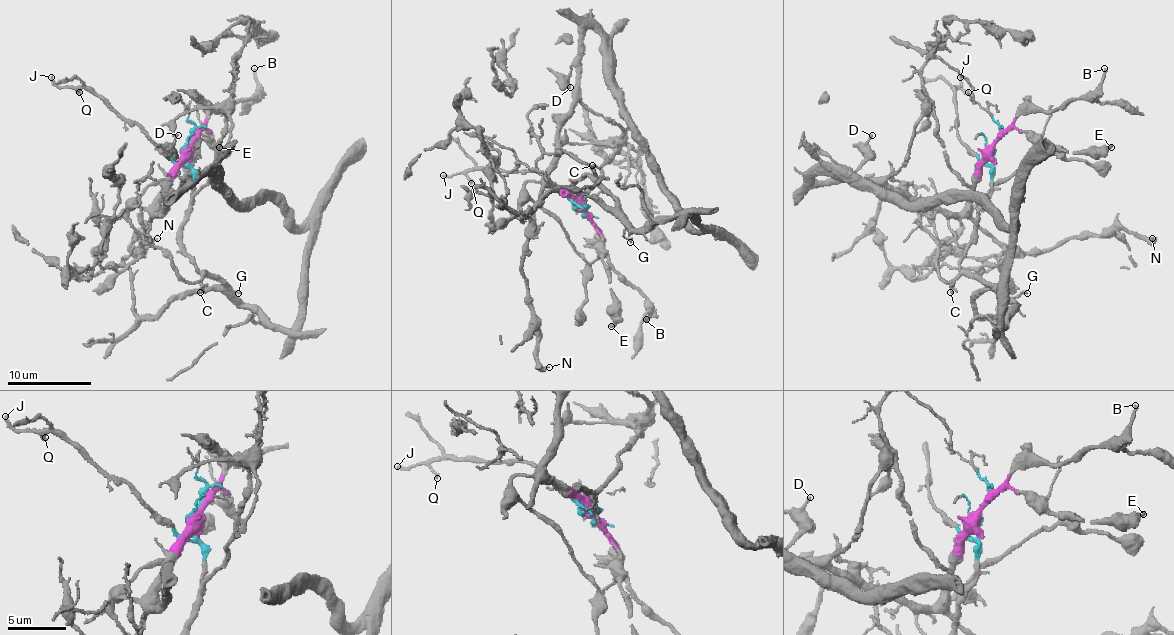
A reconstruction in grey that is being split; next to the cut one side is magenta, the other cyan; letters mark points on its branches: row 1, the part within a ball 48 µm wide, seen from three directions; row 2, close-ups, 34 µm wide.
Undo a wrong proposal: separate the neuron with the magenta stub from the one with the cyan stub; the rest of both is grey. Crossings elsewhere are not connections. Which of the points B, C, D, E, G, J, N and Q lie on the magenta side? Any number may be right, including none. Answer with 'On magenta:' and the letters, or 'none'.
On magenta: B, D, E, N

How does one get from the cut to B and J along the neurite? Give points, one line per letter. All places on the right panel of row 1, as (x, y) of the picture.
B: (994, 146), (1021, 114), (1046, 112), (1090, 95), (1101, 85), (1105, 68)
J: (994, 146), (994, 160), (985, 164), (956, 131), (954, 89), (960, 87), (960, 76)

